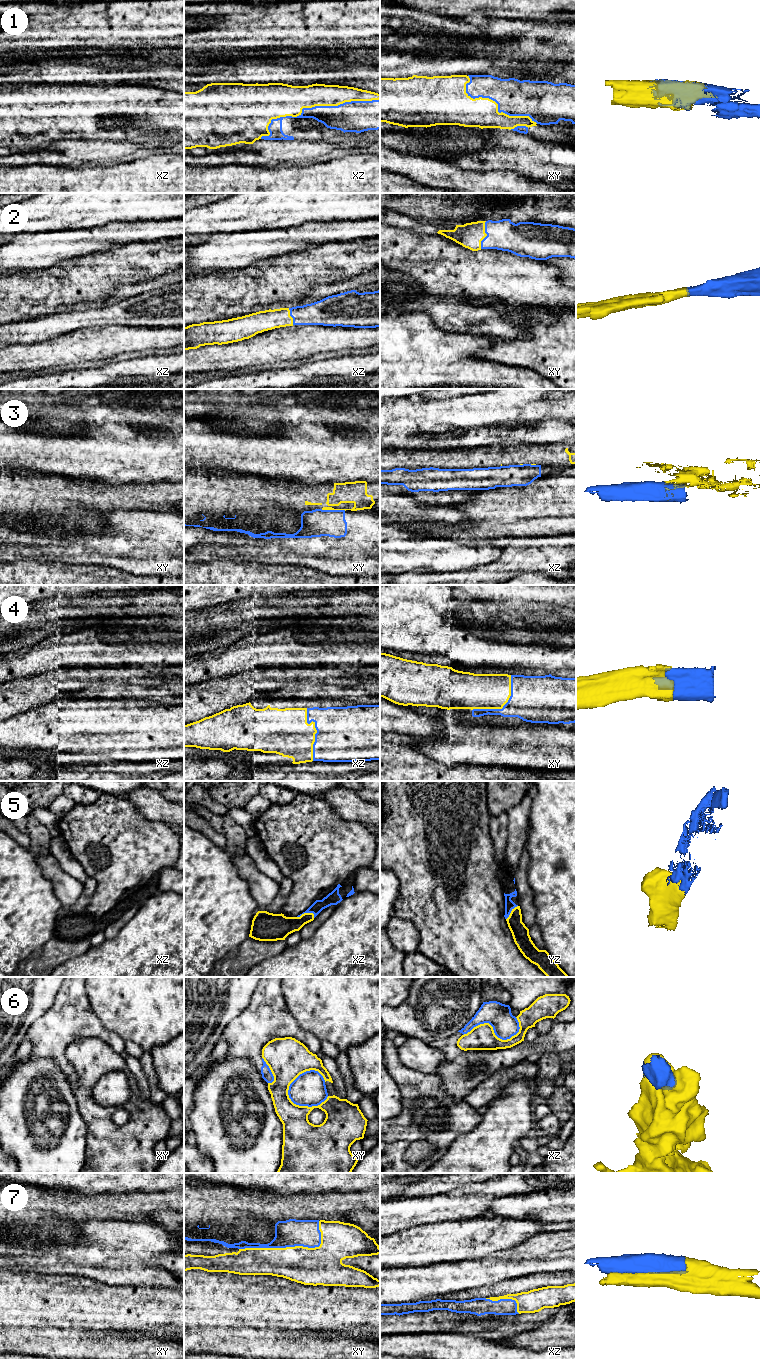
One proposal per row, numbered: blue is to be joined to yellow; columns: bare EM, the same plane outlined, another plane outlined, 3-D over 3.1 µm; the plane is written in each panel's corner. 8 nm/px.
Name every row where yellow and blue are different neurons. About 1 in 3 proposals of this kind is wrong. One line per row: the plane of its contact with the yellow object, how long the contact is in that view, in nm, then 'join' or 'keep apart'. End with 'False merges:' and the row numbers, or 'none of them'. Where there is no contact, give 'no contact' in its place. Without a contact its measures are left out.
1: meets yellow in xz; contact 1000 nm long; join
2: meets yellow in xy; contact 220 nm long; join
3: meets yellow in xy; contact 200 nm long; keep apart
4: meets yellow in xy; contact 420 nm long; join
5: meets yellow in xz; contact 150 nm long; join
6: meets yellow in xy; contact 340 nm long; keep apart
7: meets yellow in xy; contact 700 nm long; join
False merges: 3, 6

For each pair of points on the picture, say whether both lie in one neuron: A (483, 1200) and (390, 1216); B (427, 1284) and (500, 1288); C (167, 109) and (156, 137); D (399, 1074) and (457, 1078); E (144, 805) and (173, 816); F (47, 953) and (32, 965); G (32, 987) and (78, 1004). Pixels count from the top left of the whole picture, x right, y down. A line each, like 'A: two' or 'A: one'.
A: one
B: two
C: one
D: two
E: one
F: one
G: two

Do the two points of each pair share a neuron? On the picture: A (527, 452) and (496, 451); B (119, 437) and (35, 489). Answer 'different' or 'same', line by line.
A: same
B: different

